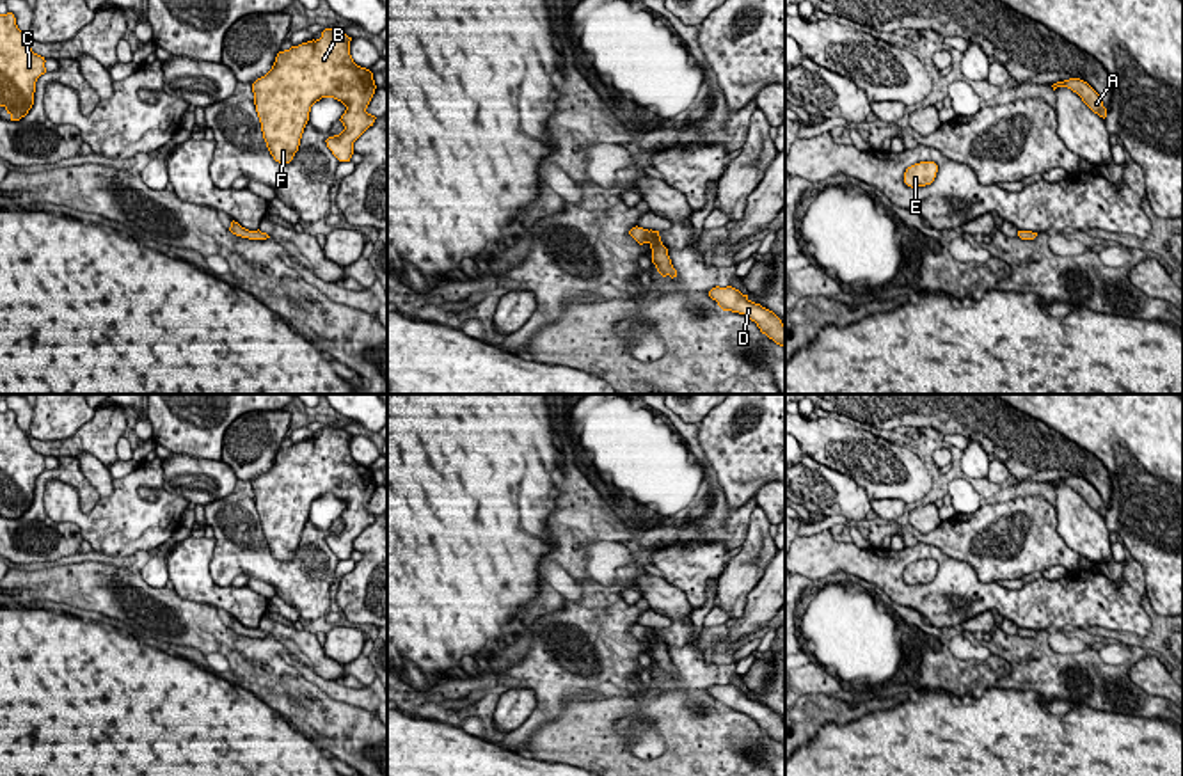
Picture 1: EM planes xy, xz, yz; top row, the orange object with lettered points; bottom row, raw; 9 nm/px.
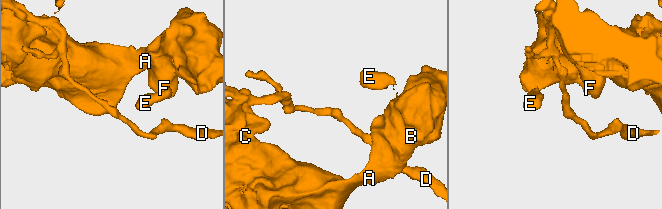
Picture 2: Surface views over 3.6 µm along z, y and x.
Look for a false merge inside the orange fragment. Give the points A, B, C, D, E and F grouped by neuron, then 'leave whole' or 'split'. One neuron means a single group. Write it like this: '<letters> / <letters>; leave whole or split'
A B C F / D E; split

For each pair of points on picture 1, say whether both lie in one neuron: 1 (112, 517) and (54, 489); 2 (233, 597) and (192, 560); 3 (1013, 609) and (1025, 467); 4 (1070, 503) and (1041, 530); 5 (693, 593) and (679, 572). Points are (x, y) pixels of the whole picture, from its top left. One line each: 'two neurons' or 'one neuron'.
1: one neuron
2: one neuron
3: two neurons
4: two neurons
5: one neuron

